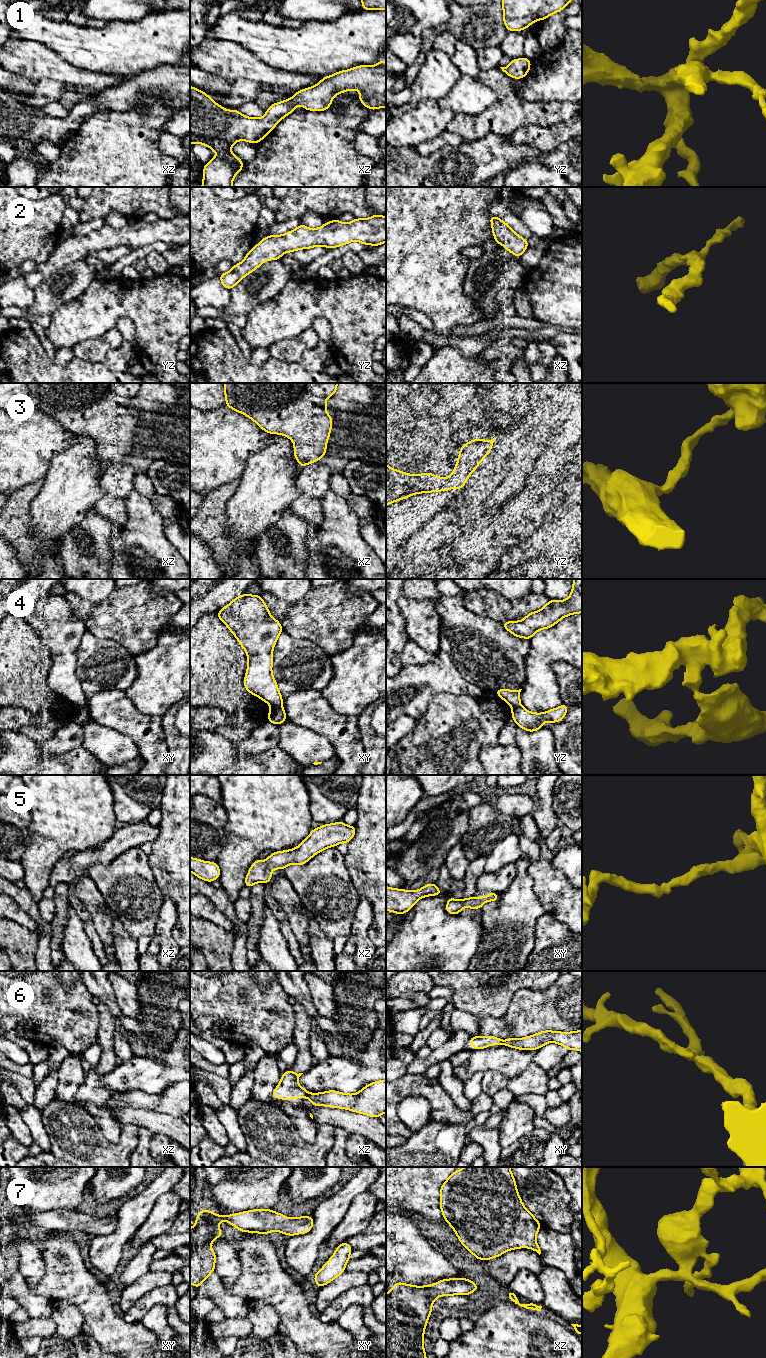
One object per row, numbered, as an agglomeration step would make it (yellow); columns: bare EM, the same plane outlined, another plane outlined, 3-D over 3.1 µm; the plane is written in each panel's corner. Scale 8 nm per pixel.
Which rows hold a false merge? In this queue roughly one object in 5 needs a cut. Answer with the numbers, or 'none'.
4, 6

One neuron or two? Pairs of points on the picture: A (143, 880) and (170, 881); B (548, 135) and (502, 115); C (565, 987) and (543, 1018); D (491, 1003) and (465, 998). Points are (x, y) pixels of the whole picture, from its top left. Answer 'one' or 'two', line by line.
A: two
B: two
C: one
D: one

